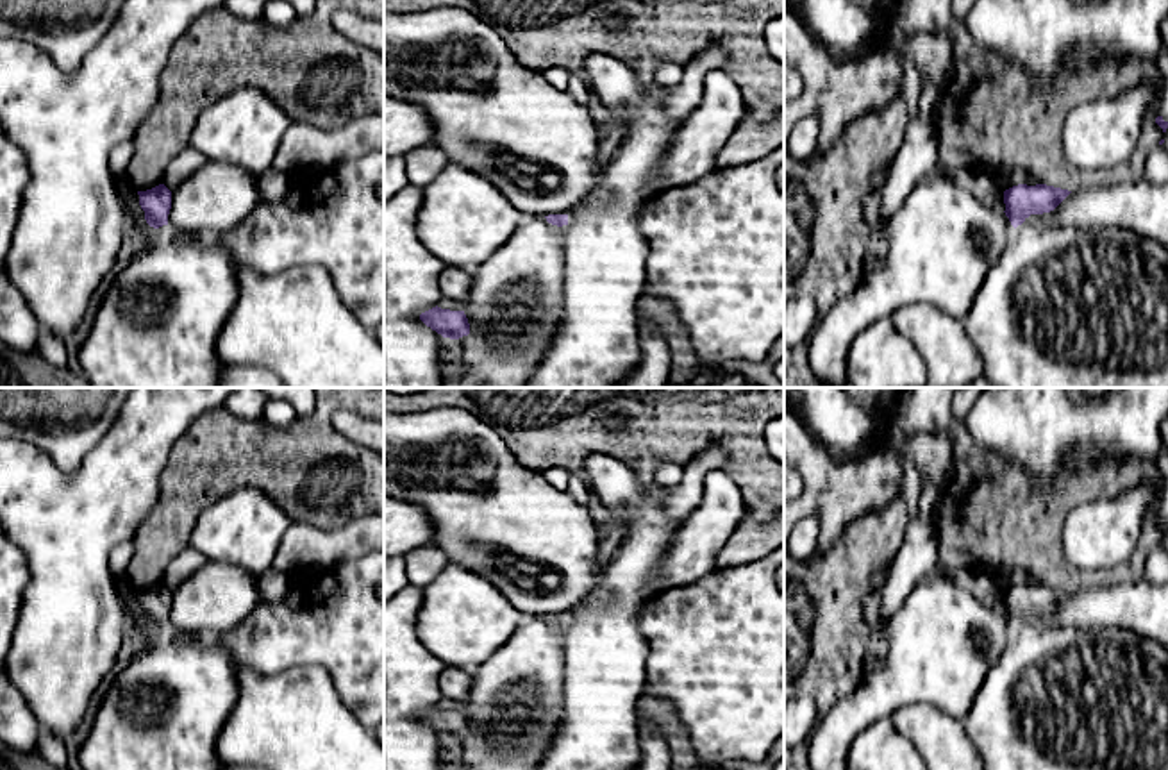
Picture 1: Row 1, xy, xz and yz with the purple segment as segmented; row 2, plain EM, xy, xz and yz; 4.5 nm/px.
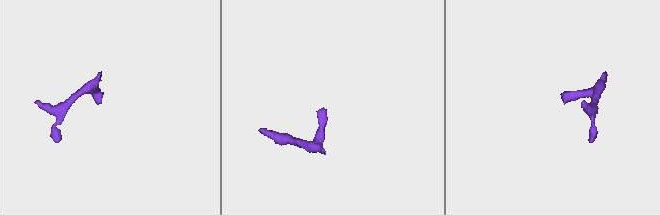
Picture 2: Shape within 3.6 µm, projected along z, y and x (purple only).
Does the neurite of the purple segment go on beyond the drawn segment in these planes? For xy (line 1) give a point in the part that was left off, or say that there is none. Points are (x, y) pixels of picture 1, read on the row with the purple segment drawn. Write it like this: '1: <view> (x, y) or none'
1: none

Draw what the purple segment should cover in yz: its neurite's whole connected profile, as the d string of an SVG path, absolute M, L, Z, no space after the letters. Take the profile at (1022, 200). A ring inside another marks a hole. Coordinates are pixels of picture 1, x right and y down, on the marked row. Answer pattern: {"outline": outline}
{"outline": "M1018 184L1004 191L1005 216L1016 229L1030 214L1054 211L1072 191L1047 184Z"}

